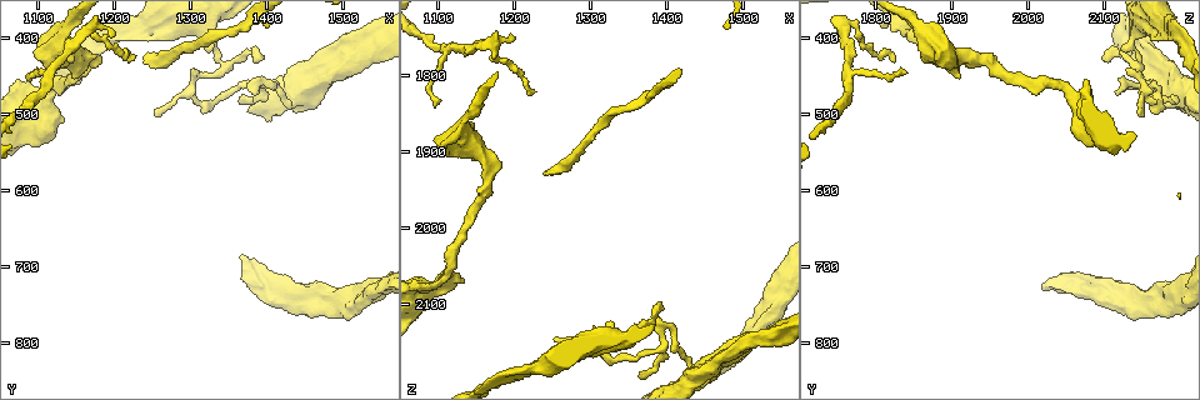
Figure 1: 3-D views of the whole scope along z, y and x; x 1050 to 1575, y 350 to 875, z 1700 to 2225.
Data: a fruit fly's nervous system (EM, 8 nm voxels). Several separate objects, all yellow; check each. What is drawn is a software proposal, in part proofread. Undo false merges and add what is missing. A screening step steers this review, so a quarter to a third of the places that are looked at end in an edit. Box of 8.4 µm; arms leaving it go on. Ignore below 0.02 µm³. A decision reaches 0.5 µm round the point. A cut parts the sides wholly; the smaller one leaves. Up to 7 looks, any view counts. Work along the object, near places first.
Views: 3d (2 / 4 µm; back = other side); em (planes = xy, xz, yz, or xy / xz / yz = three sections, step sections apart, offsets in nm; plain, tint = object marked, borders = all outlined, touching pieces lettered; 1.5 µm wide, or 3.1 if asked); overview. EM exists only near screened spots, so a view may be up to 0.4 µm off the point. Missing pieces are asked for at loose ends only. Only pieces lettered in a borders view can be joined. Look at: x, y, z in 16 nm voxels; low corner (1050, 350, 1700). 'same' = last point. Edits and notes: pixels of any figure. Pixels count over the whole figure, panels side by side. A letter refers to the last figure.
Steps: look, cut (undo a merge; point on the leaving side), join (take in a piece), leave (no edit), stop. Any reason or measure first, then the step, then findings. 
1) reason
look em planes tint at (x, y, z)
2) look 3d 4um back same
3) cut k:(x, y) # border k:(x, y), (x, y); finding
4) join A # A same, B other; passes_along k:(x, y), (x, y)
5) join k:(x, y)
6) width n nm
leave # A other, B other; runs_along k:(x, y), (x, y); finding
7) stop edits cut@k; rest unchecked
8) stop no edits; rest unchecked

tapers out
look 3d 2um at (1390, 475, 2115)

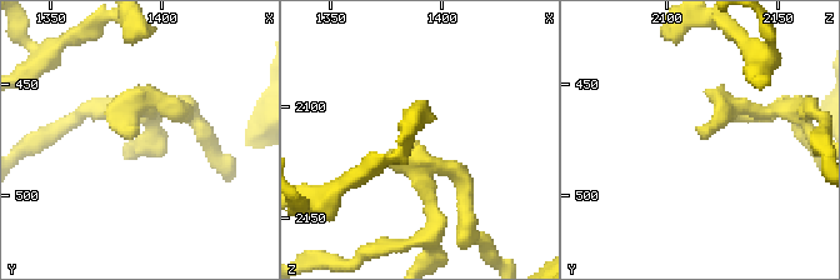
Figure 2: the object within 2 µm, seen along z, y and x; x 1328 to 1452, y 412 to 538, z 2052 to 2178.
look em planes borders at (1388, 475, 2116)

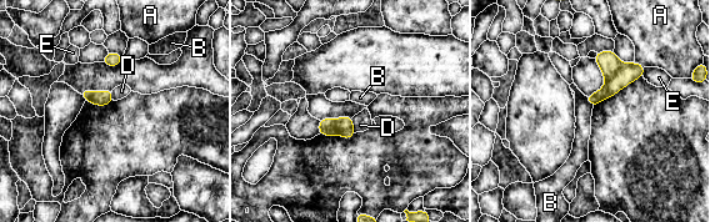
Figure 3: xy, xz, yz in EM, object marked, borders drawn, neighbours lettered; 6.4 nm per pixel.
cut 3:(628, 72) # A other, B other, D other, E other; part_leaving 3:(640, 69), (590, 99); two neurons meet here

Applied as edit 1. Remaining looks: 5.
see it whole again
look overview

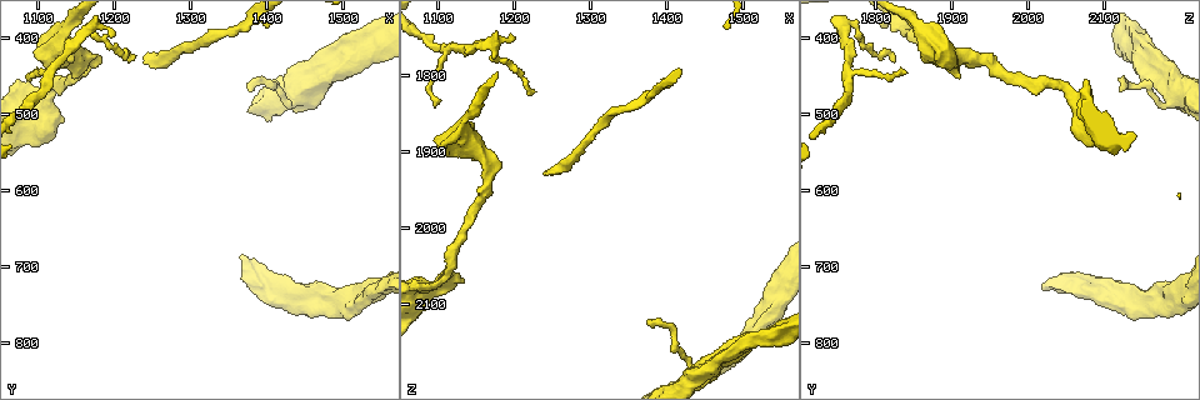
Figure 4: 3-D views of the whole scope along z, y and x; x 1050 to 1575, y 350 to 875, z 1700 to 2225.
long arm stops here
look em xy step 8 tint at (1245, 420, 1925)

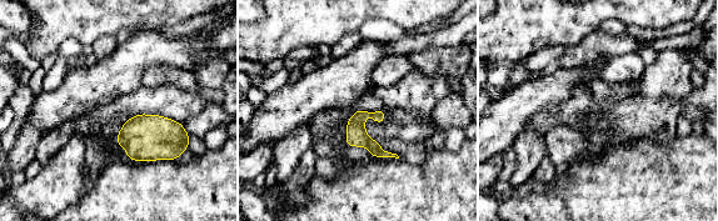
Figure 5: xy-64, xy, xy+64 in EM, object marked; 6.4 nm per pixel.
another direction
look em xz step 4 borders same

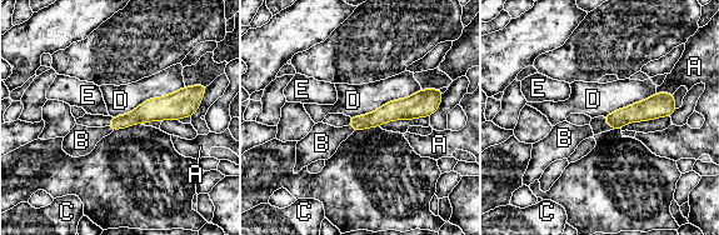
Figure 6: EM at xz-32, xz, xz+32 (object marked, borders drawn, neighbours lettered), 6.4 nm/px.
join B # A other, B same, C other, D other, E other; passes_along 6:(387, 113), (351, 126), (321, 143); the neuron continues

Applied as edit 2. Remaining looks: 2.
stop edits cut@3, join@6; rest unchecked

